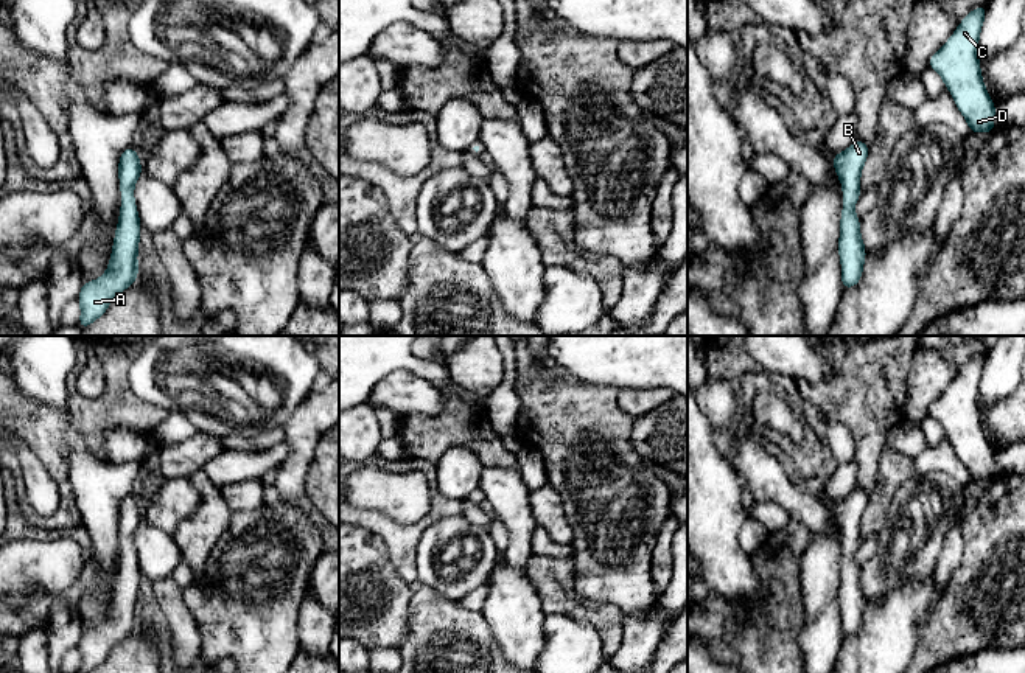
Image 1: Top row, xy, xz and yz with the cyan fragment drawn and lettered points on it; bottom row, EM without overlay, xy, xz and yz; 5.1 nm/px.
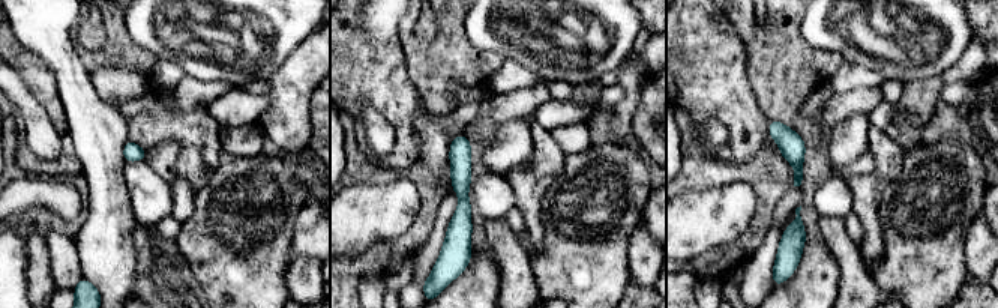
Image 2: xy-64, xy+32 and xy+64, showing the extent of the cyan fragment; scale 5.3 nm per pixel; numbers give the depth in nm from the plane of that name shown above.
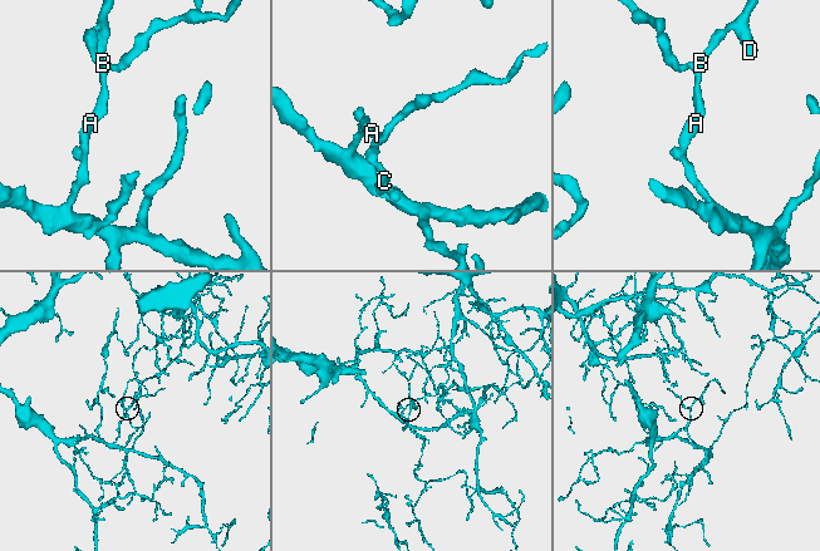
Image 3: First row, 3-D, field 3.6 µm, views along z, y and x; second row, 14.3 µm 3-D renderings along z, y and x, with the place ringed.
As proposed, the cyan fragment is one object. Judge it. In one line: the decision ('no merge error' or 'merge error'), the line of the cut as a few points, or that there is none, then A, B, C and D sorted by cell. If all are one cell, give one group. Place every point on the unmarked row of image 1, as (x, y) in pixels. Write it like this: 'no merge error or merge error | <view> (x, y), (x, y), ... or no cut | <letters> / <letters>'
no merge error | no cut | A B C D

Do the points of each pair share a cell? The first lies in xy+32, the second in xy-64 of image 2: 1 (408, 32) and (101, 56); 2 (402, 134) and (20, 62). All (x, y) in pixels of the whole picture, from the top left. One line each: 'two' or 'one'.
1: one
2: one

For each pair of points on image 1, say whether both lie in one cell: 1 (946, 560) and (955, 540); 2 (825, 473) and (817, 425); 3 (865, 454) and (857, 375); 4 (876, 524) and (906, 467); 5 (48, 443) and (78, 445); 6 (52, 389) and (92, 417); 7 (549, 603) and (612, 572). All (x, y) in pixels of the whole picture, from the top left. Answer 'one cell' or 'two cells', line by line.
1: one cell
2: one cell
3: one cell
4: one cell
5: two cells
6: two cells
7: two cells

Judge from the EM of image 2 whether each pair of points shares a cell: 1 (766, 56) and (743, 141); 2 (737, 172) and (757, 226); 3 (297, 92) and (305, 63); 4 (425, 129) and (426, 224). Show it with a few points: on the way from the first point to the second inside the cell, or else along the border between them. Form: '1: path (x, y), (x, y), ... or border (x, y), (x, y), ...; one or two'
1: border (746, 62), (746, 77), (755, 101), (769, 119); two
2: path (752, 179), (763, 190), (763, 211); one
3: path (297, 84), (297, 77), (302, 71); one
4: border (419, 158), (438, 185), (449, 184); two

